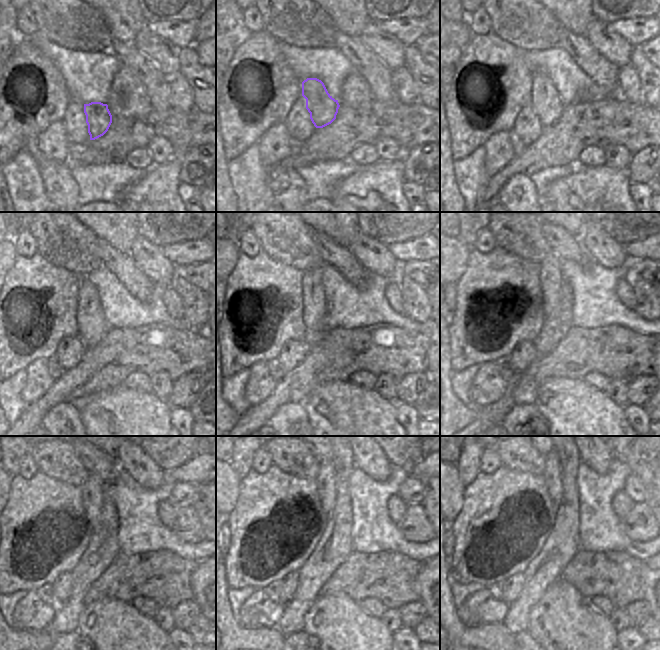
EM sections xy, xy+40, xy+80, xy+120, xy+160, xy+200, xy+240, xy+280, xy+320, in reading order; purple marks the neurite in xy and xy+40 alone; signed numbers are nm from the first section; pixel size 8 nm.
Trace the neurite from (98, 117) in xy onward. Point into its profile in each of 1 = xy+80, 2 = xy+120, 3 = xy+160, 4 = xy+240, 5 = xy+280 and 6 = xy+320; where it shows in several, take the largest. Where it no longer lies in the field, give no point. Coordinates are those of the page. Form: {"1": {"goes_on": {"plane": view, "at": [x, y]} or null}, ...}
{"1": {"goes_on": {"plane": "xy+80", "at": [545, 102]}}, "2": {"goes_on": {"plane": "xy+120", "at": [92, 326]}}, "3": {"goes_on": {"plane": "xy+160", "at": [314, 307]}}, "4": {"goes_on": {"plane": "xy+240", "at": [97, 491]}}, "5": {"goes_on": {"plane": "xy+280", "at": [326, 479]}}, "6": {"goes_on": {"plane": "xy+320", "at": [552, 474]}}}

